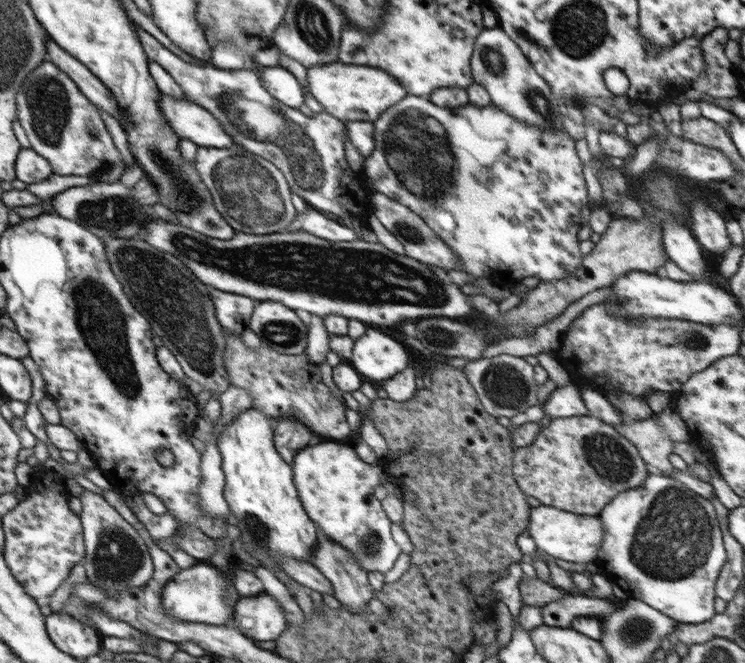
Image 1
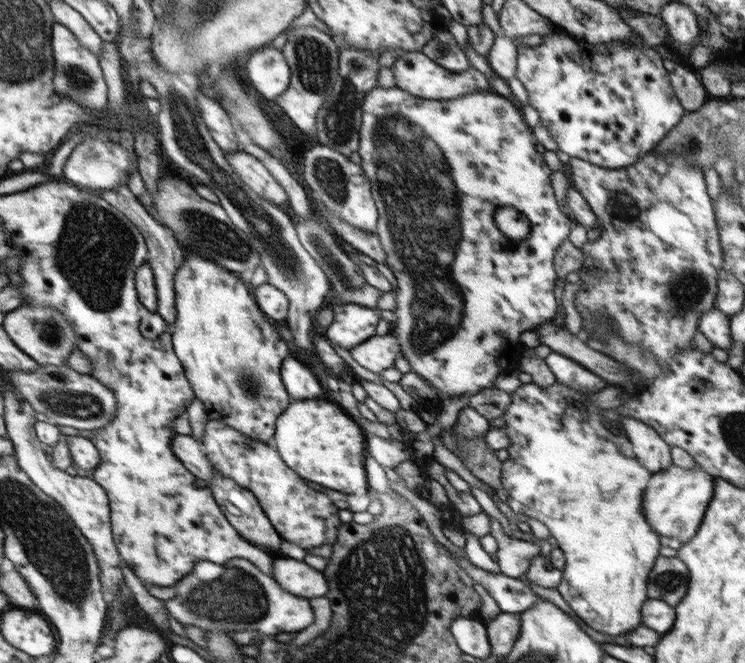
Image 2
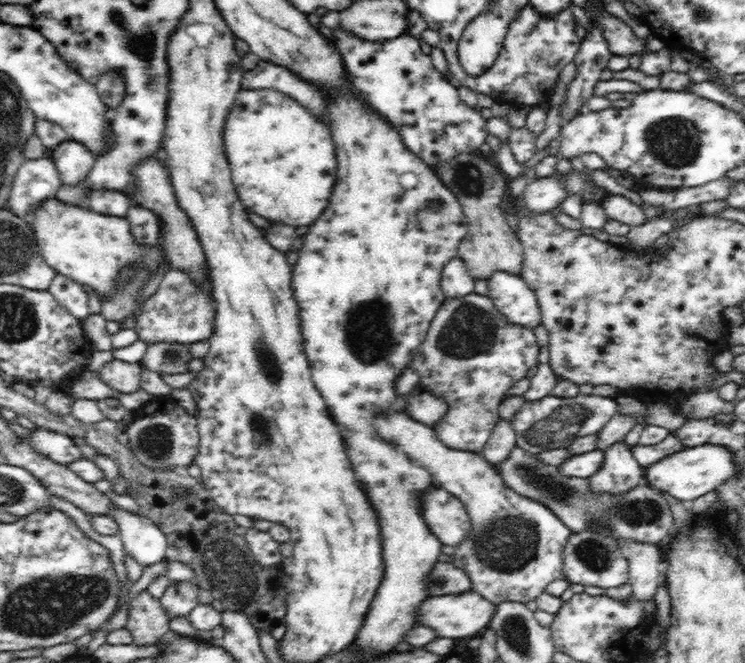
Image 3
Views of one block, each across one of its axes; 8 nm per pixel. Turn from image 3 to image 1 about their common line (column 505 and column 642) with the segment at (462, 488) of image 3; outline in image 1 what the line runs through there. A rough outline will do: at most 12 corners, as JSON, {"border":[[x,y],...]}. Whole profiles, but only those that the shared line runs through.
{"border":[[648,473],[601,511],[594,563],[676,623],[711,620],[710,500]]}

